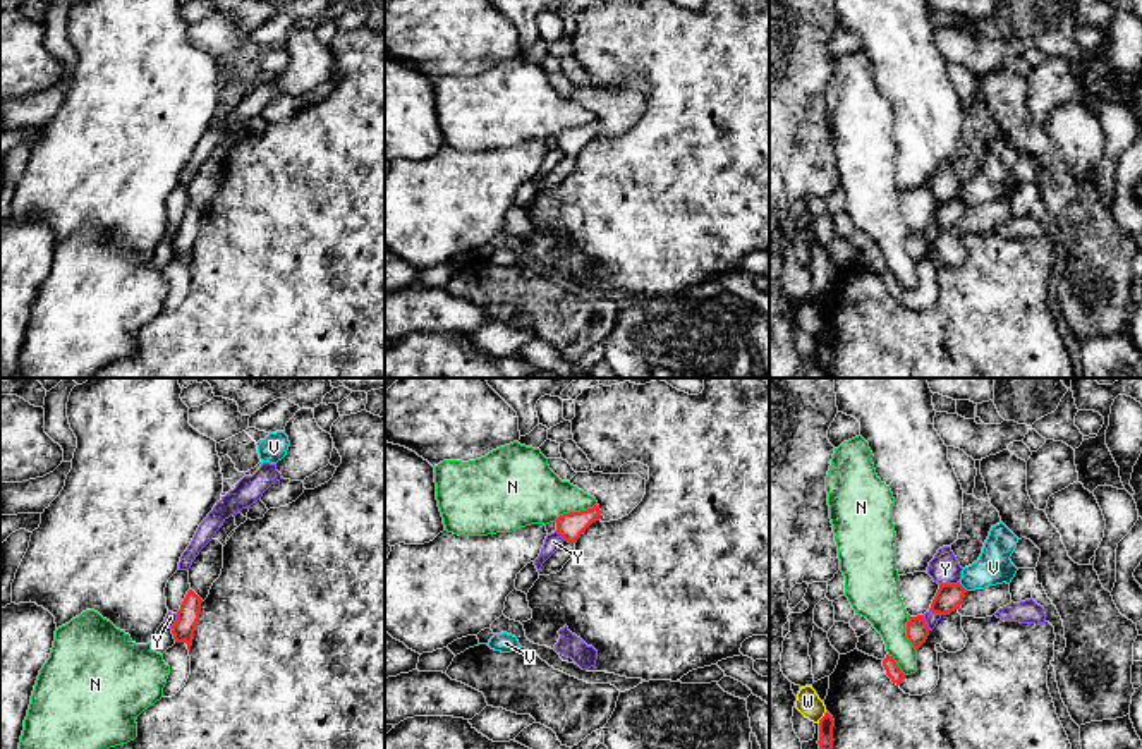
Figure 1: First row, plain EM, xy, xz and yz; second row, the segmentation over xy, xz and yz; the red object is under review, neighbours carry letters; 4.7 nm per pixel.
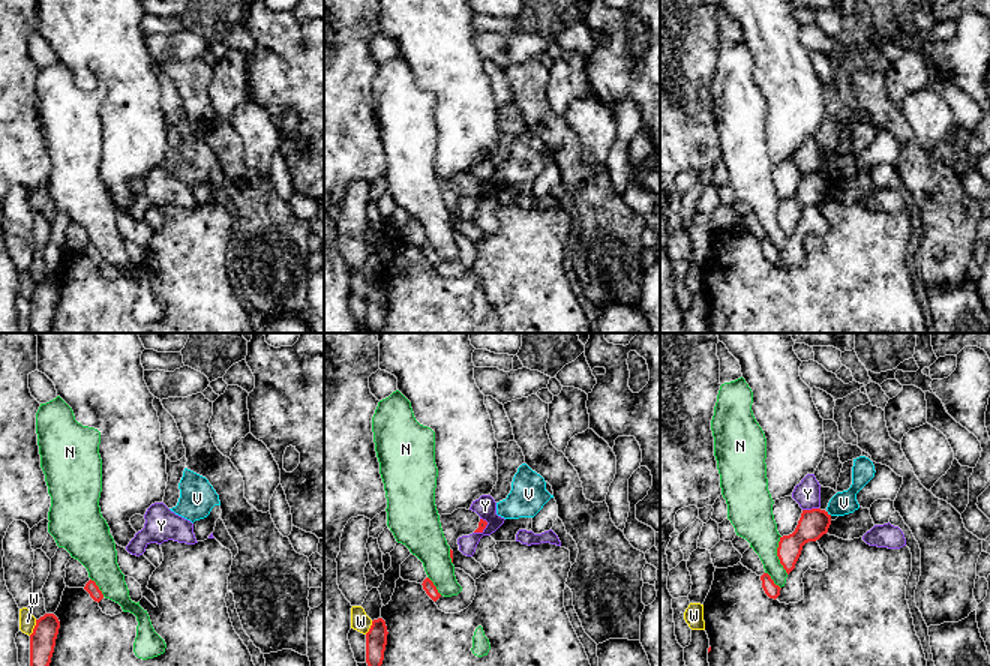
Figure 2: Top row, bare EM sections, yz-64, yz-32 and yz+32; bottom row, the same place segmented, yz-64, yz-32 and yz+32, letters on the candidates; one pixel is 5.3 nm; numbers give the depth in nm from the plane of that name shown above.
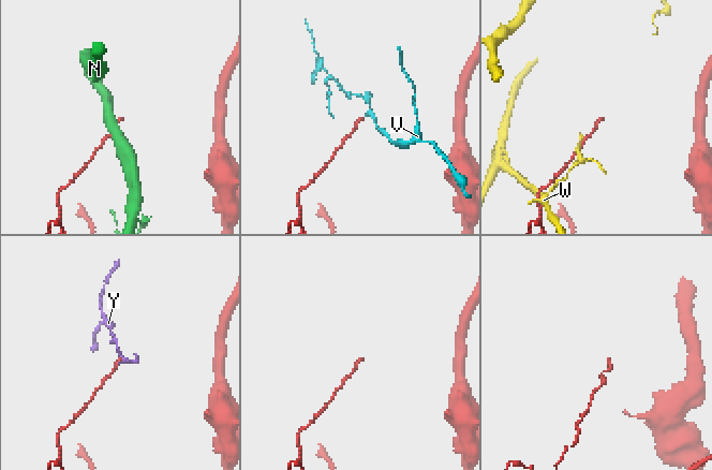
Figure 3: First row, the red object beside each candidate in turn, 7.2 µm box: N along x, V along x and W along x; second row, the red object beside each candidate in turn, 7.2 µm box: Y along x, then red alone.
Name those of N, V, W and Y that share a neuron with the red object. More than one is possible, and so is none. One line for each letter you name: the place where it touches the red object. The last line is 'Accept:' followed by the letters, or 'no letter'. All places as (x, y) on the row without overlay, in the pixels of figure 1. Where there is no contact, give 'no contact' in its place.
Accept: no letter

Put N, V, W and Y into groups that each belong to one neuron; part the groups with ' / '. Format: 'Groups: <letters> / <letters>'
Groups: N / V / W / Y

